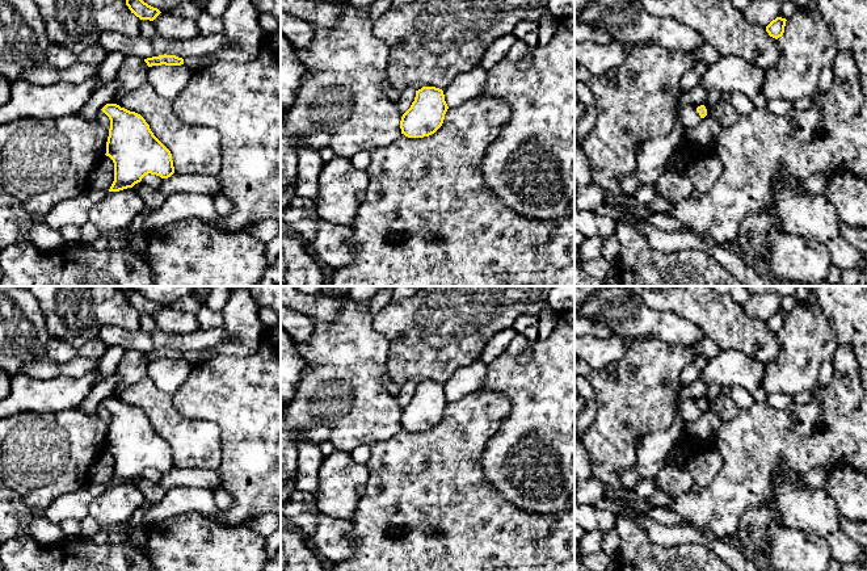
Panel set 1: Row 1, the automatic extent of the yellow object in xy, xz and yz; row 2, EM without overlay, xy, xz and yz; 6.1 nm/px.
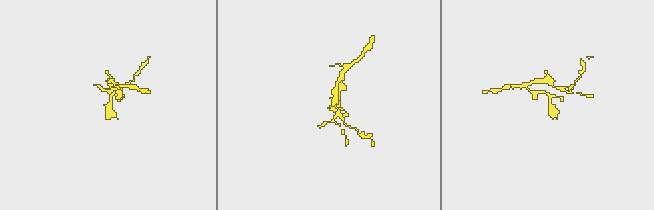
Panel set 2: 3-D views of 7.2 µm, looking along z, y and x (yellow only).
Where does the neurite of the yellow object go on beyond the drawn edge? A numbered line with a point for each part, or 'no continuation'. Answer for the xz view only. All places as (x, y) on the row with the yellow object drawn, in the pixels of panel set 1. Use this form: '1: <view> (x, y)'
no continuation

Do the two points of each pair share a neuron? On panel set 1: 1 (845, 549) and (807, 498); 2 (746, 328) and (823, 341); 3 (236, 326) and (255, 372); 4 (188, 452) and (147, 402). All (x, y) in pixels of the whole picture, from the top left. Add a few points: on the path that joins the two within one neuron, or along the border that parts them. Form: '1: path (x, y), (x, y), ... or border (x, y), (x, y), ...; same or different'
1: path (834, 536), (813, 511); same
2: border (777, 334), (779, 353), (770, 364); different
3: border (262, 336), (259, 349), (251, 355), (218, 357); different
4: path (185, 440), (159, 414); same

